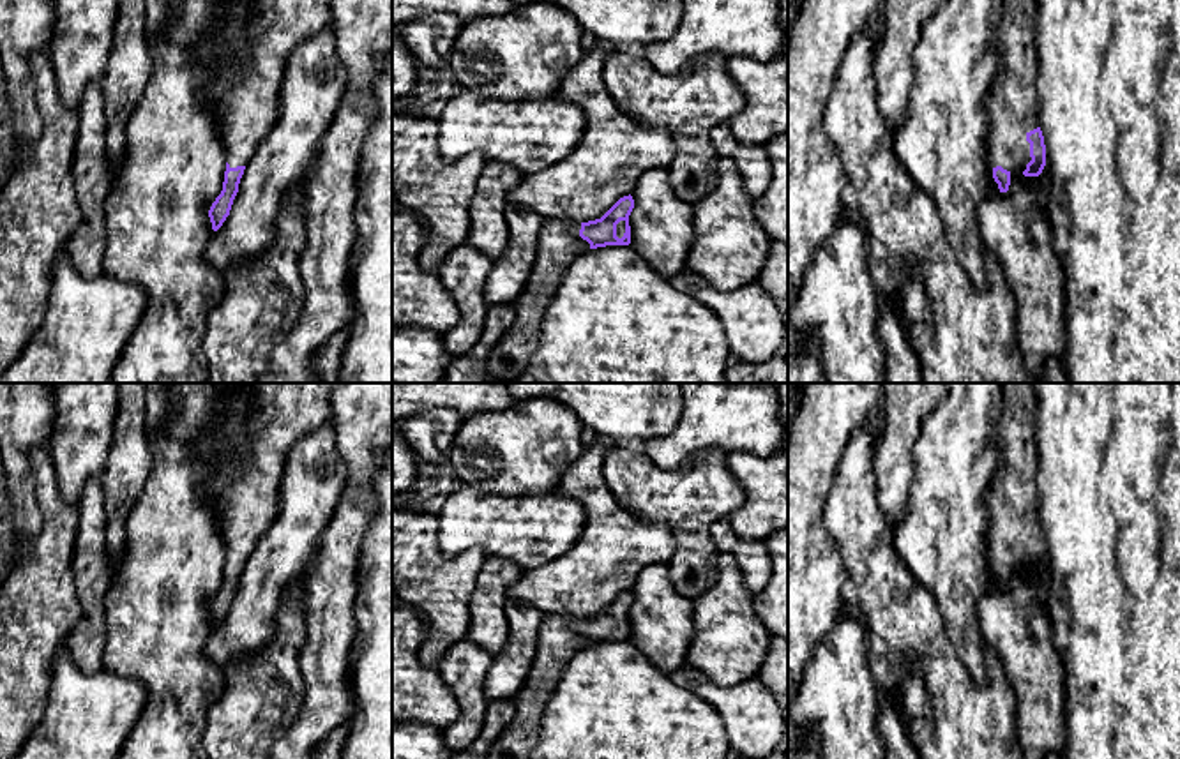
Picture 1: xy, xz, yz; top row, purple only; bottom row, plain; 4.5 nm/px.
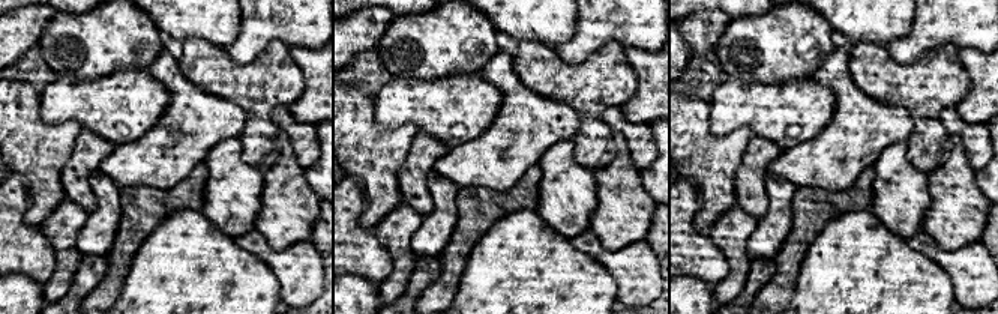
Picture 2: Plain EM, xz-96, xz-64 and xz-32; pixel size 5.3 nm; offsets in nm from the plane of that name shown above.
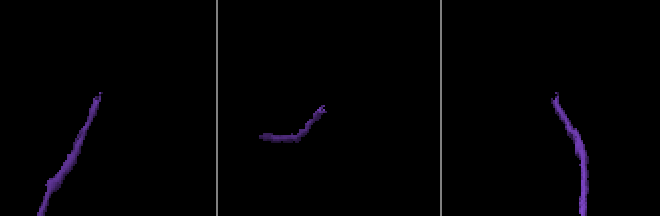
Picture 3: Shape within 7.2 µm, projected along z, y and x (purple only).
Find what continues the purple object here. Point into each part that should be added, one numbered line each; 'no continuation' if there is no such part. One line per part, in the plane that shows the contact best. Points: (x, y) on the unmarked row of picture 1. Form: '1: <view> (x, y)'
1: yz (1011, 500)

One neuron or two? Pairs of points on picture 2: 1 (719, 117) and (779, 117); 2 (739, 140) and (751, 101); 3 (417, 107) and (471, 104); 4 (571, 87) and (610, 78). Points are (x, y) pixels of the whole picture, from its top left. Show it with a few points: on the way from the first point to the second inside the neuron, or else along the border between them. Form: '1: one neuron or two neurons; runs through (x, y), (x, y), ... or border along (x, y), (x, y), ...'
1: one neuron; runs through (734, 117), (764, 117)
2: two neurons; border along (712, 110), (715, 134), (739, 128), (752, 134)
3: one neuron; runs through (431, 107), (458, 107)
4: one neuron; runs through (580, 86), (595, 86), (601, 81)

